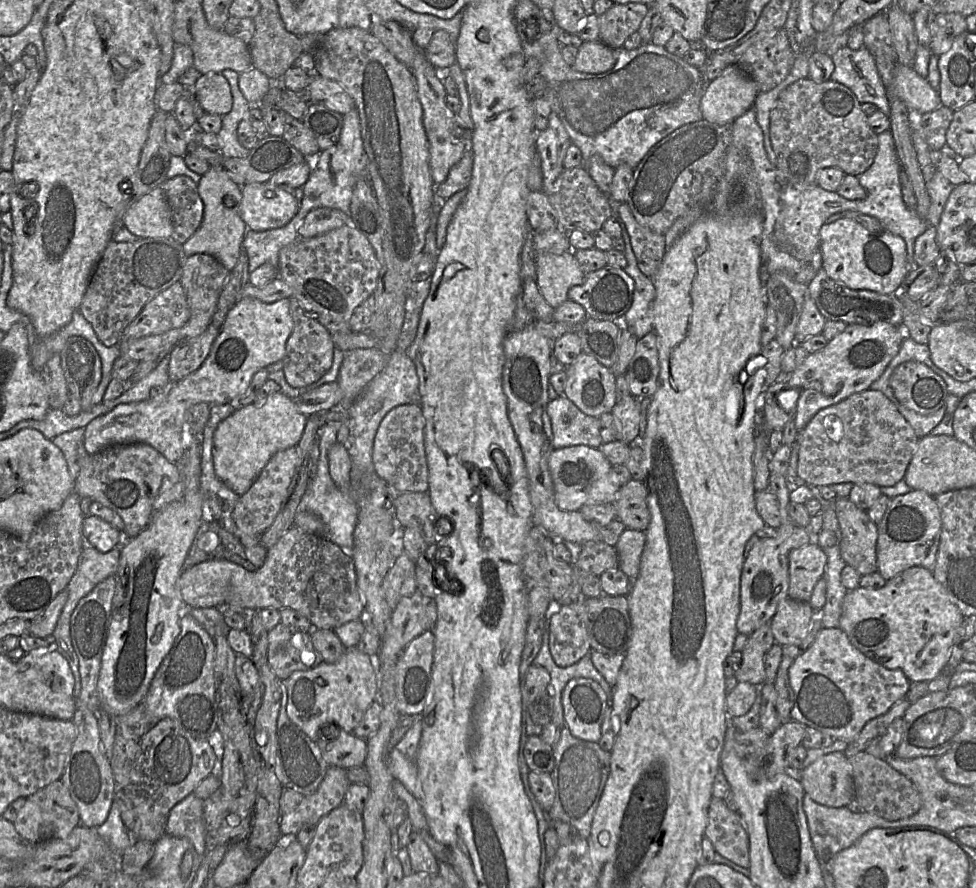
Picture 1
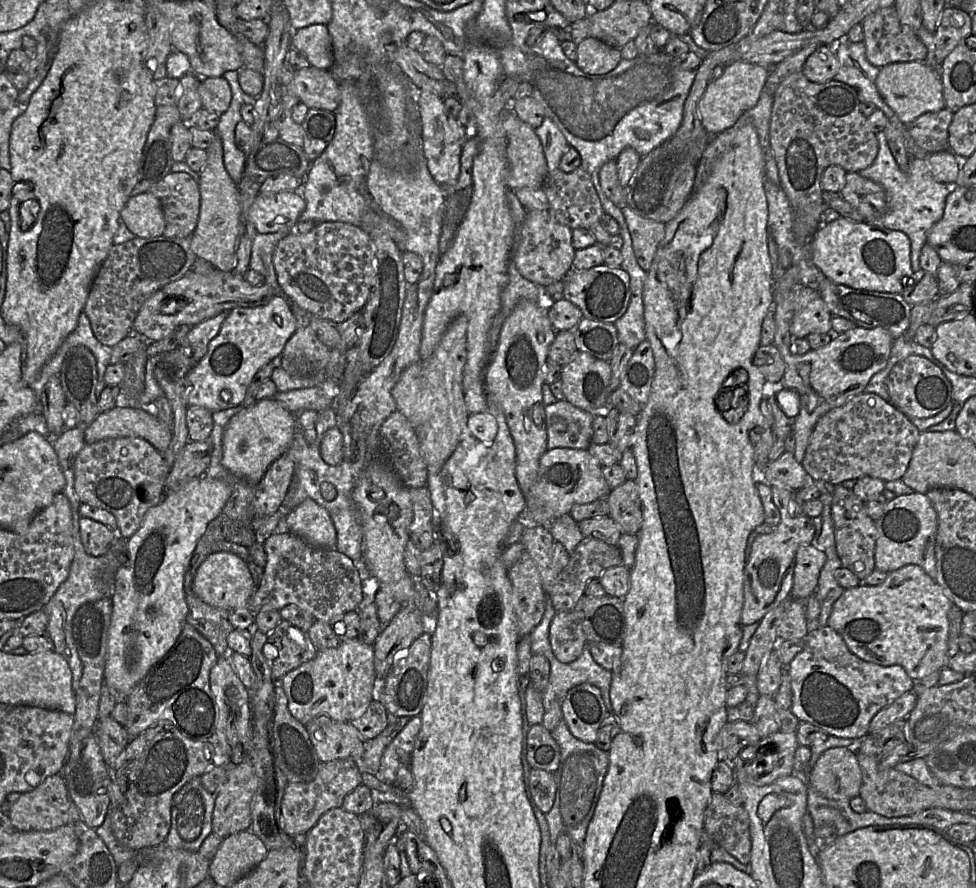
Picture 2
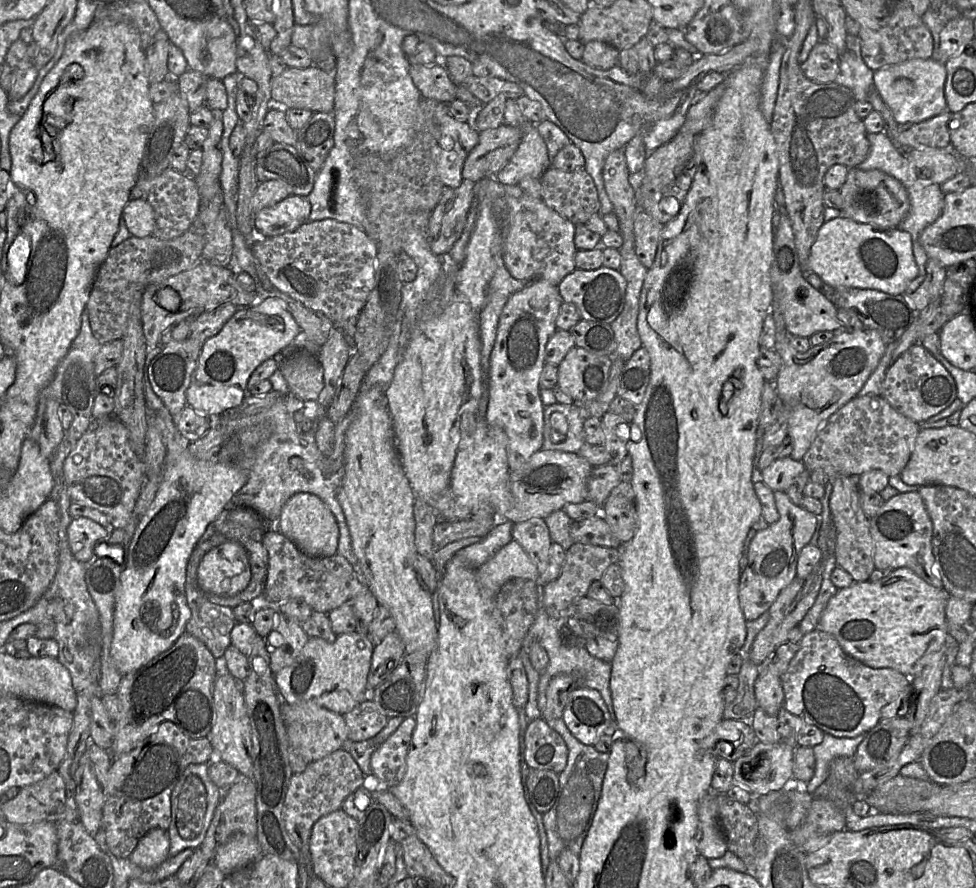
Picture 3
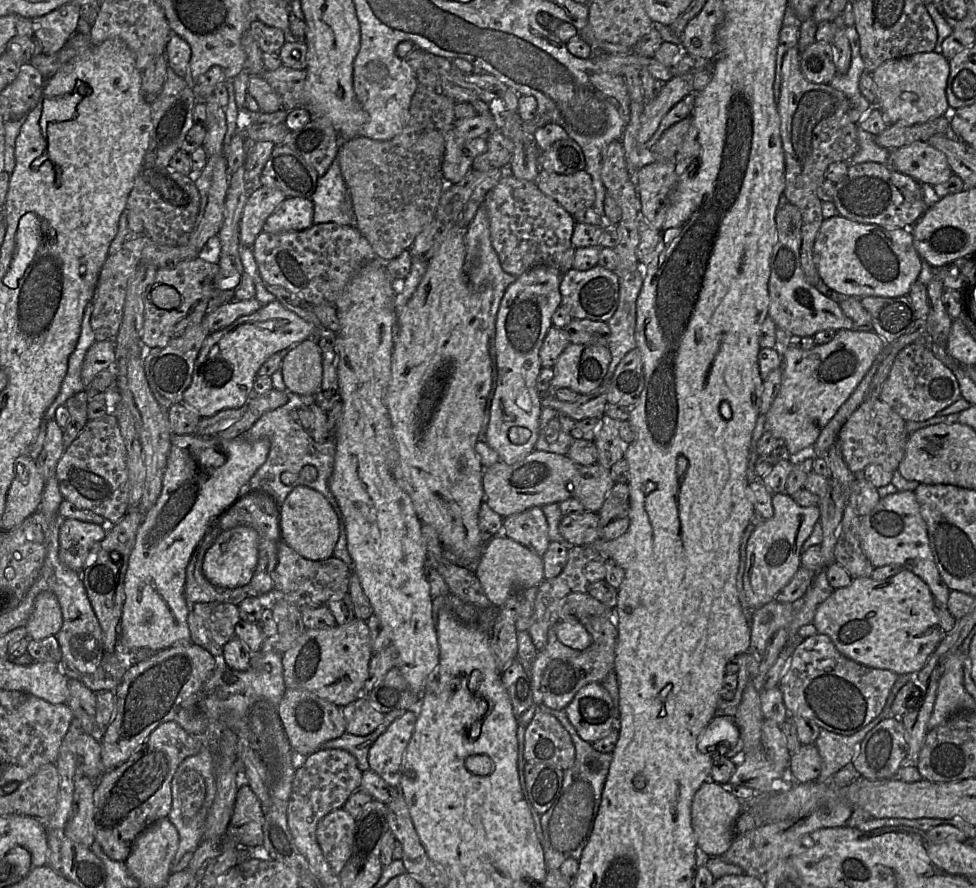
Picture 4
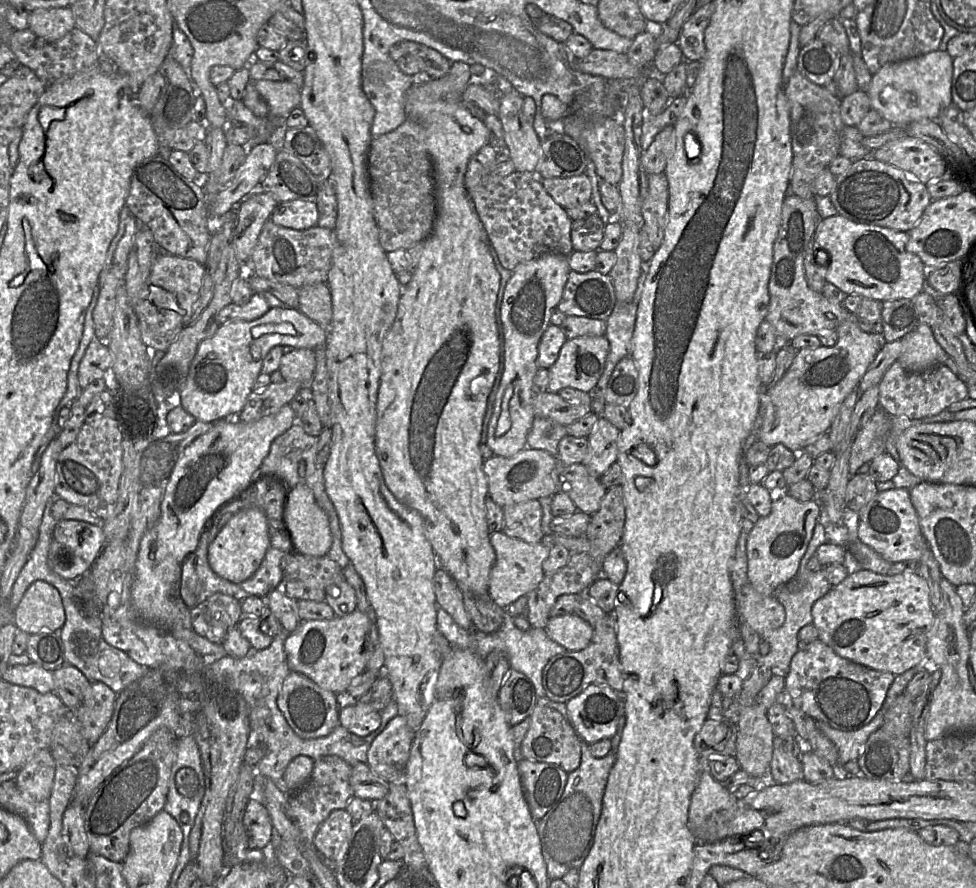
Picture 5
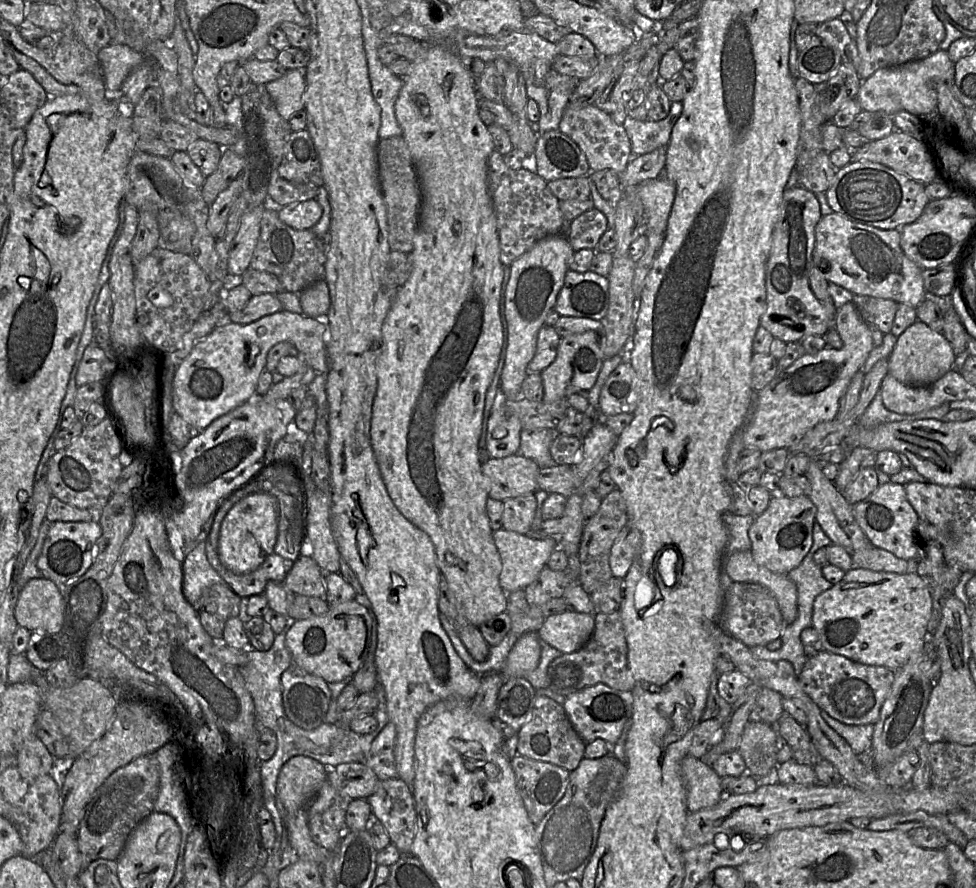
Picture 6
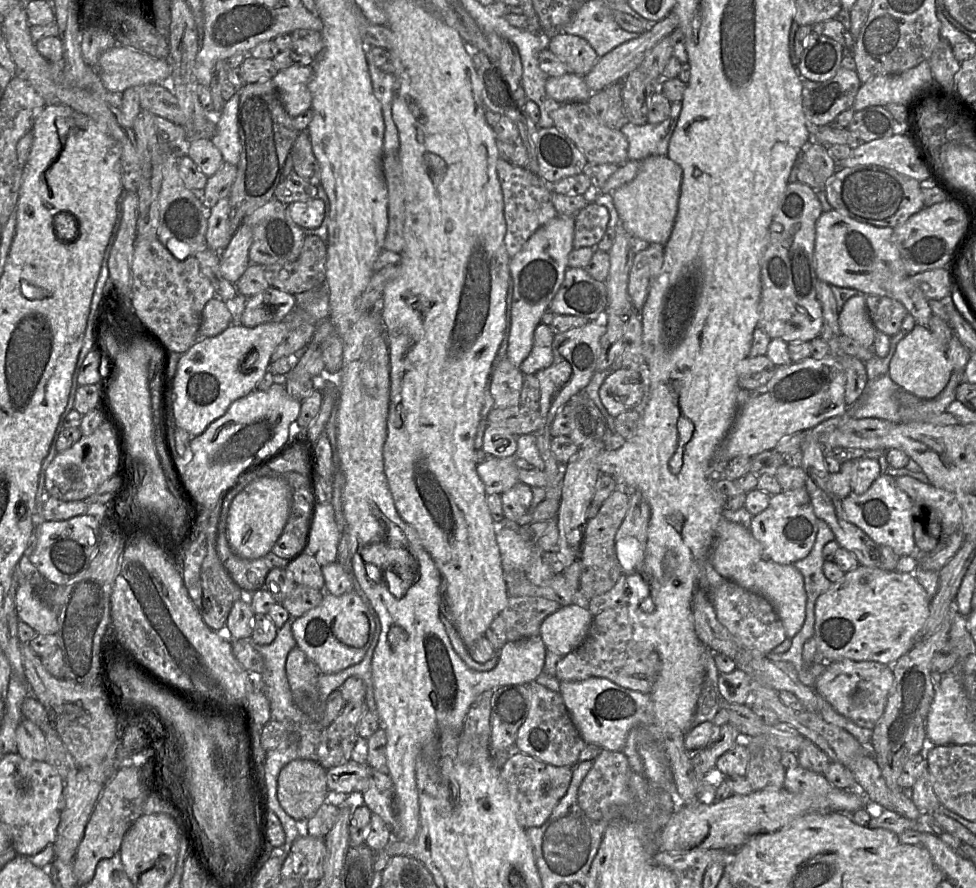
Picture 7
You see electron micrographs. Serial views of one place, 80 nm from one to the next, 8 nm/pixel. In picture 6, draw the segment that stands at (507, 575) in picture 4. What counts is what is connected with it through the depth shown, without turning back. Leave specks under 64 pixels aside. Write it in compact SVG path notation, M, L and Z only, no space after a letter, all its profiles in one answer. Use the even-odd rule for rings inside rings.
M504 528L493 532L493 539L502 563L499 576L500 585L507 594L515 590L525 589L534 582L547 565L551 553L559 548L558 538L535 539L530 535L522 535Z

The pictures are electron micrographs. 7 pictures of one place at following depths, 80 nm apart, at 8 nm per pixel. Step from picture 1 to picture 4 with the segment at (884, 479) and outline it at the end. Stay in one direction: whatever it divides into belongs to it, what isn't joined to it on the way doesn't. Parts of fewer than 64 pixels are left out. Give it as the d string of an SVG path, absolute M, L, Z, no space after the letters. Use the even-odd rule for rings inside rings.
M865 399L850 415L838 433L842 457L852 473L877 464L894 472L902 461L909 434L906 421L880 399Z

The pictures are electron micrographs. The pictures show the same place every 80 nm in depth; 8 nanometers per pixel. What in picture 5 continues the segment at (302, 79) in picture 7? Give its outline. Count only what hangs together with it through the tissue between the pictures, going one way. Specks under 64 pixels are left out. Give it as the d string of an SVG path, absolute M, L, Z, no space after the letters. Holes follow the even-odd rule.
M257 80L254 85L266 101L272 116L287 118L293 109L300 106L301 88L293 83Z

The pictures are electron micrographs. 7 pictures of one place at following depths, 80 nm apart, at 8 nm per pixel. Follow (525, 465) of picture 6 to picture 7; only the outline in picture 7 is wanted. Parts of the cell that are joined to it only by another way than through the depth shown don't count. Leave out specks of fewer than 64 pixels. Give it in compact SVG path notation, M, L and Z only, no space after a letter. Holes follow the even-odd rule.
M516 457L490 458L479 463L476 471L482 480L486 495L503 494L520 482Z

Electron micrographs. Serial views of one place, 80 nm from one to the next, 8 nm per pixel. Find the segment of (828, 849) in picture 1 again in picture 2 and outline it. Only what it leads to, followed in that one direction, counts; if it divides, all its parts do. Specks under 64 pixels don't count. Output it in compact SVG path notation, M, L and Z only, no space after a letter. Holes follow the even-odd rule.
M808 788L807 810L814 828L834 826L837 836L843 836L868 826L888 826L905 823L904 817L888 818L866 811L856 813L850 807L850 800L832 800Z

